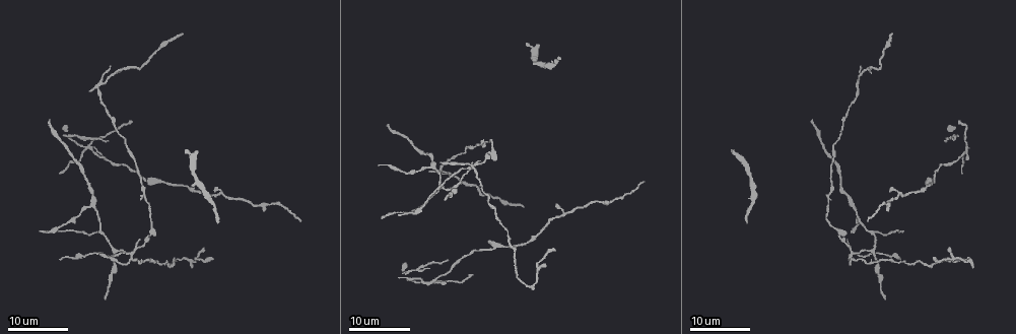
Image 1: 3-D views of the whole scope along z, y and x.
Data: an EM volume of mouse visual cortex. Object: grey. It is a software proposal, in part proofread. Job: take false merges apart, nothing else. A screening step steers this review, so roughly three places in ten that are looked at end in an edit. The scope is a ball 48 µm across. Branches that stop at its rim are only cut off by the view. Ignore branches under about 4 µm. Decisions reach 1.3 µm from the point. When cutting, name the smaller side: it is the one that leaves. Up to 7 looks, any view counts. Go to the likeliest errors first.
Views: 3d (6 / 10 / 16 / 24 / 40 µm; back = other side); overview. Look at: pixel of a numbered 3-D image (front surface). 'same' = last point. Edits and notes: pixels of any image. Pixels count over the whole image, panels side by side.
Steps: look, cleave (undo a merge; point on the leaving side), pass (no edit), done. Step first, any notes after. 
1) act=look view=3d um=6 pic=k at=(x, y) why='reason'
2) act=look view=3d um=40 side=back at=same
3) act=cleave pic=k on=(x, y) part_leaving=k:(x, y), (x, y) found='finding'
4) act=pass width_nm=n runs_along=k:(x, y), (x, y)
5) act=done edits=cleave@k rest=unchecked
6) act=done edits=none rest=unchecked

act=look view=3d um=24 pic=1 at=(133, 253) why='arms part here'

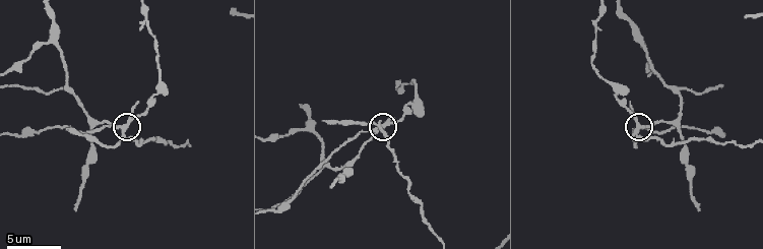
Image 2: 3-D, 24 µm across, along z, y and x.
act=look view=3d um=10 pic=2 at=(638, 128) why='closer look'

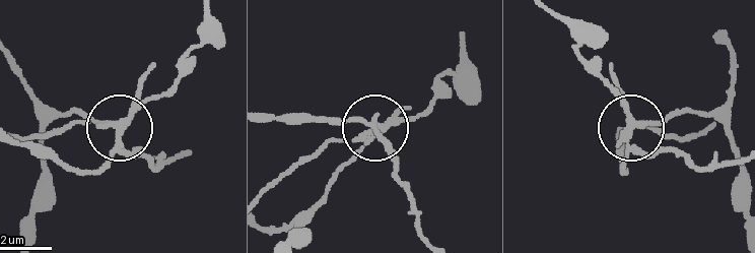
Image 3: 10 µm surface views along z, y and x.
act=cleave pic=3 on=(126, 154) arms=3 part_leaving=3:(380, 122), (395, 181), (421, 234) found='a second cell is stuck on'

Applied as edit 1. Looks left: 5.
act=look view=3d um=6 pic=2 at=(94, 121) why='three arms meet'

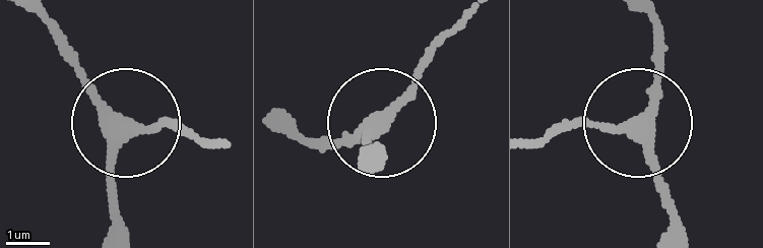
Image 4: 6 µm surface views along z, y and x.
act=look view=3d um=6 side=back pic=4 at=(117, 125) why='from behind'

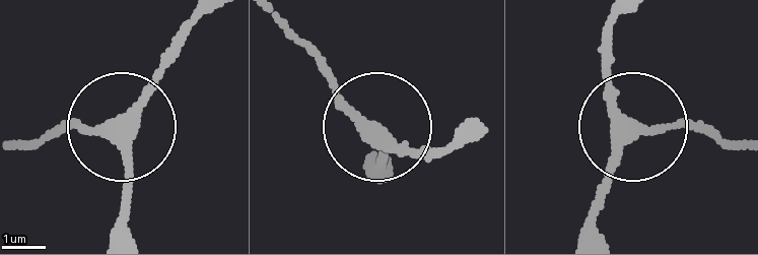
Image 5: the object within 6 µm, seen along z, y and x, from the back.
act=pass arms=3 runs_along=5:(113, 234), (131, 162), (124, 118), (197, 19) found='continuous, no second cell'

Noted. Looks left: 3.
act=look view=3d um=16 pic=2 at=(641, 39) why='arms part here'

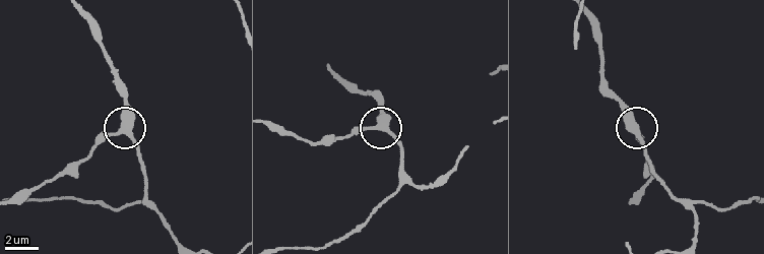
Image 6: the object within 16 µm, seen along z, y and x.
act=pass side_arm_um=11 found='all the same cell'

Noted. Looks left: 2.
act=done edits=cleave@3 rest=unchecked

